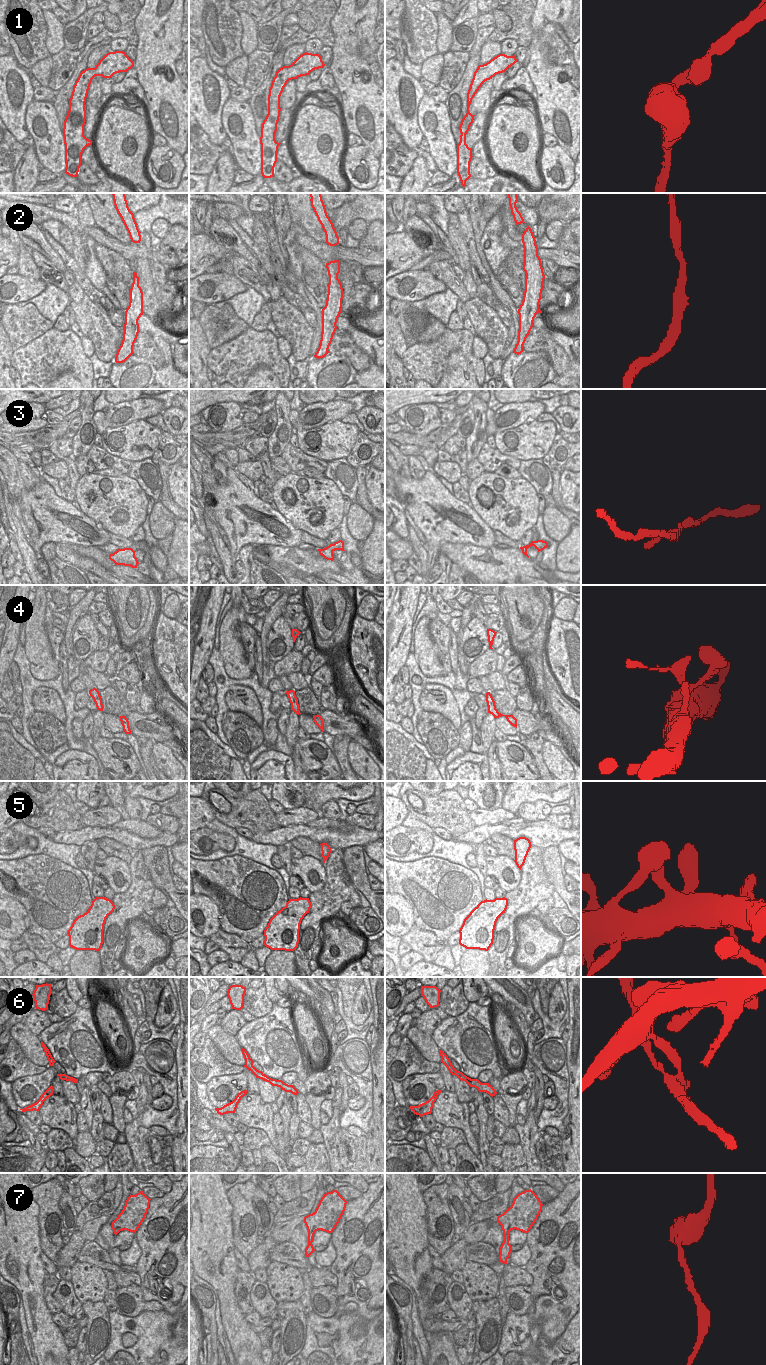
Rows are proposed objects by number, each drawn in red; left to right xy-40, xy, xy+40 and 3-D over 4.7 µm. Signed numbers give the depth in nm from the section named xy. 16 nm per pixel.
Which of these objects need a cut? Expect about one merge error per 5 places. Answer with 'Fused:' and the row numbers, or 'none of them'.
Fused: 4, 6.

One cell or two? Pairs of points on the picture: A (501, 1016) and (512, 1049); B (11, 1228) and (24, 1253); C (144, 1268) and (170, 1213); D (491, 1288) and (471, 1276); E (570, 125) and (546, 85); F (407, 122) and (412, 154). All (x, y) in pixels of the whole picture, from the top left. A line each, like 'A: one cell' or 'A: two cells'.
A: one cell
B: one cell
C: one cell
D: one cell
E: one cell
F: two cells

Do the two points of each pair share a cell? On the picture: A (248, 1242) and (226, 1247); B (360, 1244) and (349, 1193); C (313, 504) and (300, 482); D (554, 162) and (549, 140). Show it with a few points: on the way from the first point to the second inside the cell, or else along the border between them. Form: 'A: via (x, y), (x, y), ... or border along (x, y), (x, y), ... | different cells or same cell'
A: border along (231, 1222), (232, 1242), (235, 1247) | different cells
B: border along (363, 1193), (347, 1201) | different cells
C: via (313, 499), (303, 487) | same cell
D: border along (557, 143), (552, 146), (542, 146) | different cells

